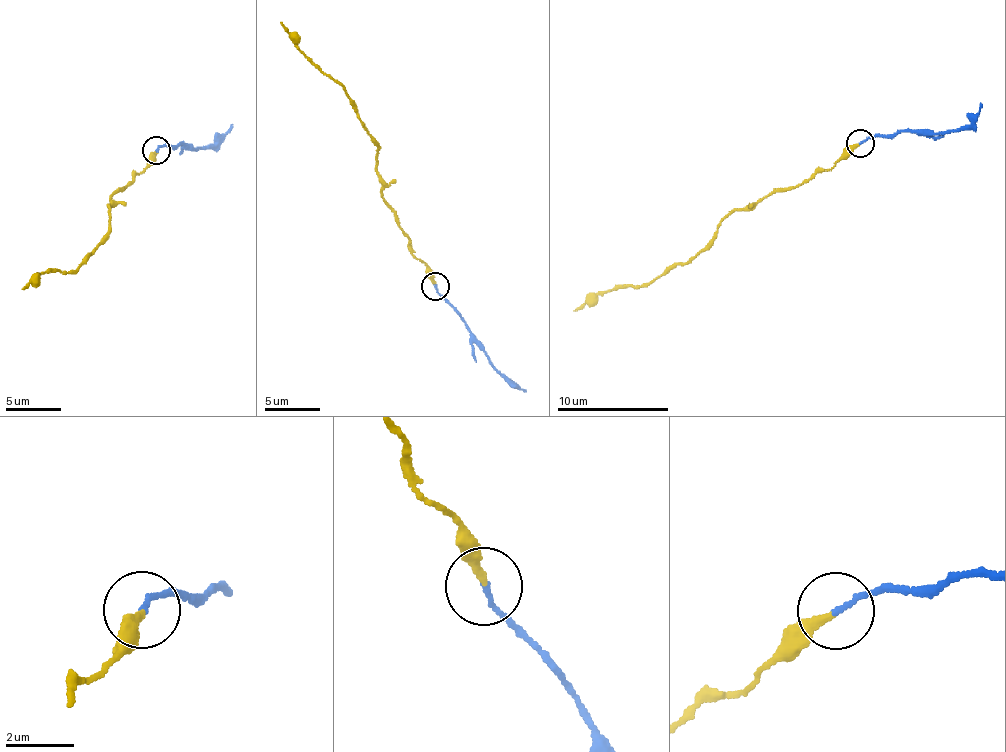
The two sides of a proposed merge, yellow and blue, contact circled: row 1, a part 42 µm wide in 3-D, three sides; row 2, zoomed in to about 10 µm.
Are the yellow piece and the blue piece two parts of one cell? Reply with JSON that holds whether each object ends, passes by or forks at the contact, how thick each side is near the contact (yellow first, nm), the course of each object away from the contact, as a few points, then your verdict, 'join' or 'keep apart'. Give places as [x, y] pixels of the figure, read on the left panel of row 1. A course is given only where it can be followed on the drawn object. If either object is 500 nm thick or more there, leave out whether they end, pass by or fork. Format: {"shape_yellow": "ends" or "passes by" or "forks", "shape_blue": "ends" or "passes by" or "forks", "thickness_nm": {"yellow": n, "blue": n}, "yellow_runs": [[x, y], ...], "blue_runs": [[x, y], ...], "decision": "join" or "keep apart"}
{"shape_yellow": "ends", "shape_blue": "ends", "thickness_nm": {"yellow": 260, "blue": 150}, "yellow_runs": [[157, 151], [138, 174], [110, 197], [109, 230], [82, 265], [66, 272], [36, 272], [21, 289]], "blue_runs": [[157, 151], [182, 143], [204, 150], [233, 123]], "decision": "keep apart"}

